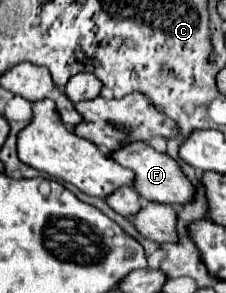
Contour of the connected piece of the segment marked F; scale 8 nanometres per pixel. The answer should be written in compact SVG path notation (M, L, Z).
M143 142L125 144L123 148L115 150L111 154L111 158L115 158L121 166L135 172L135 188L137 188L139 196L149 200L149 202L161 202L161 204L177 206L177 204L191 202L193 196L195 196L195 186L183 174L181 166L173 158L169 158L169 154L161 154L161 152L153 150L151 146L147 146Z

